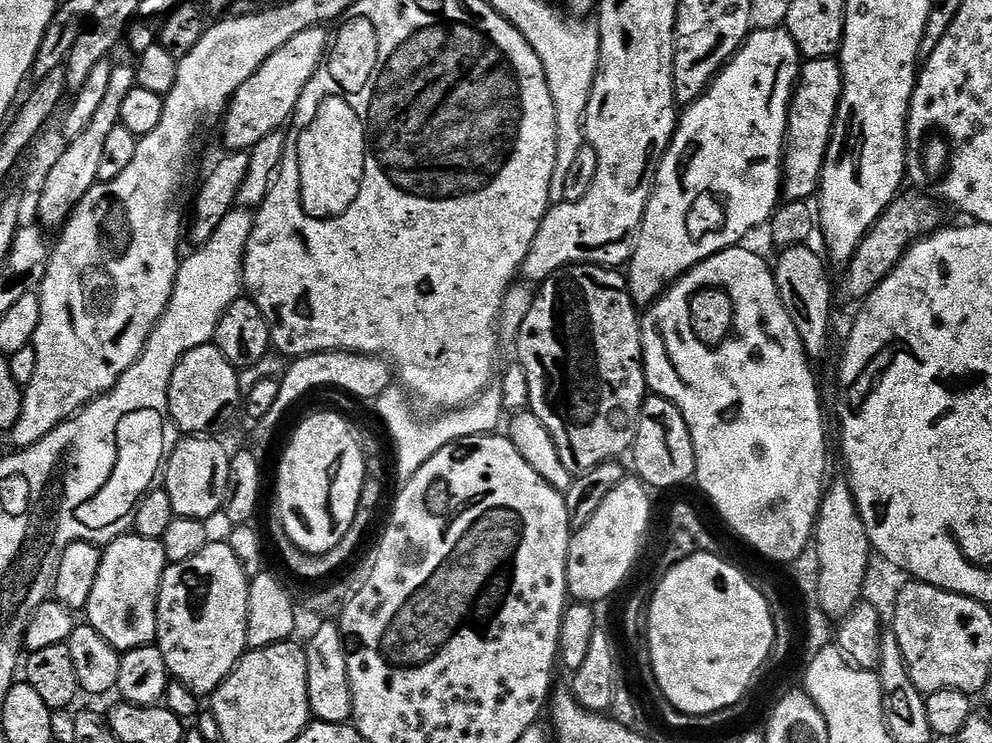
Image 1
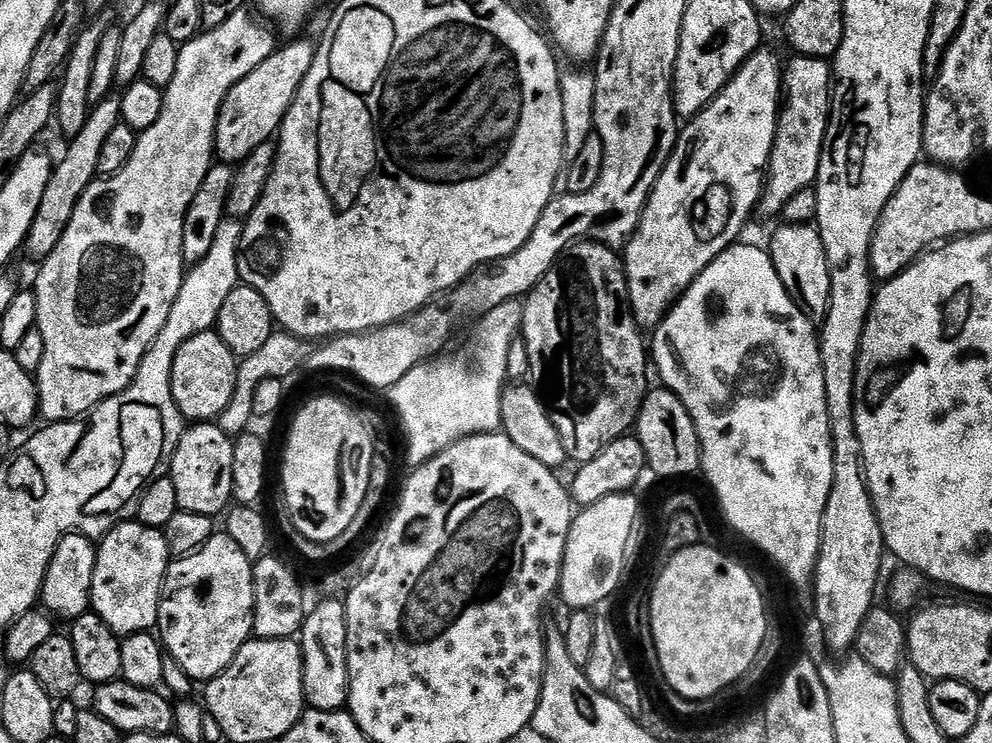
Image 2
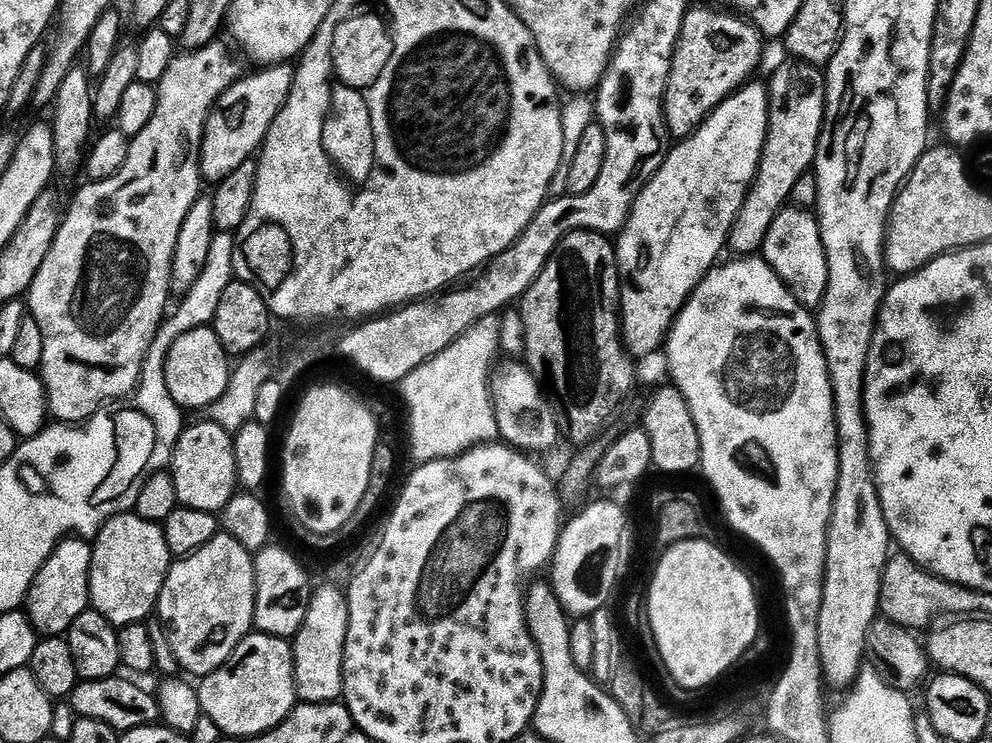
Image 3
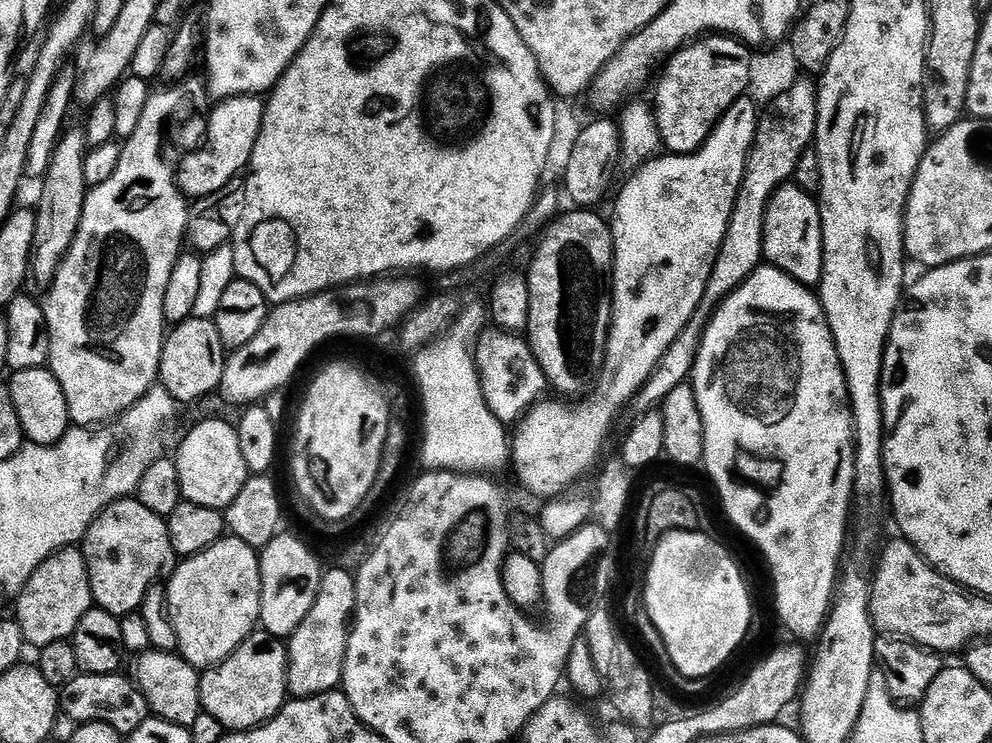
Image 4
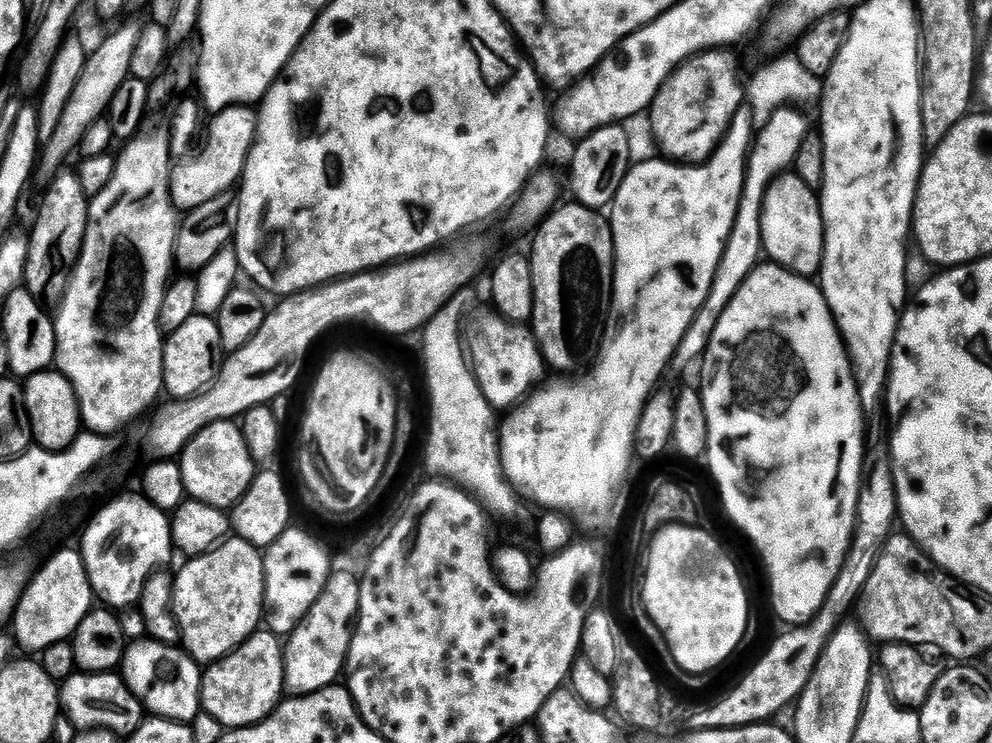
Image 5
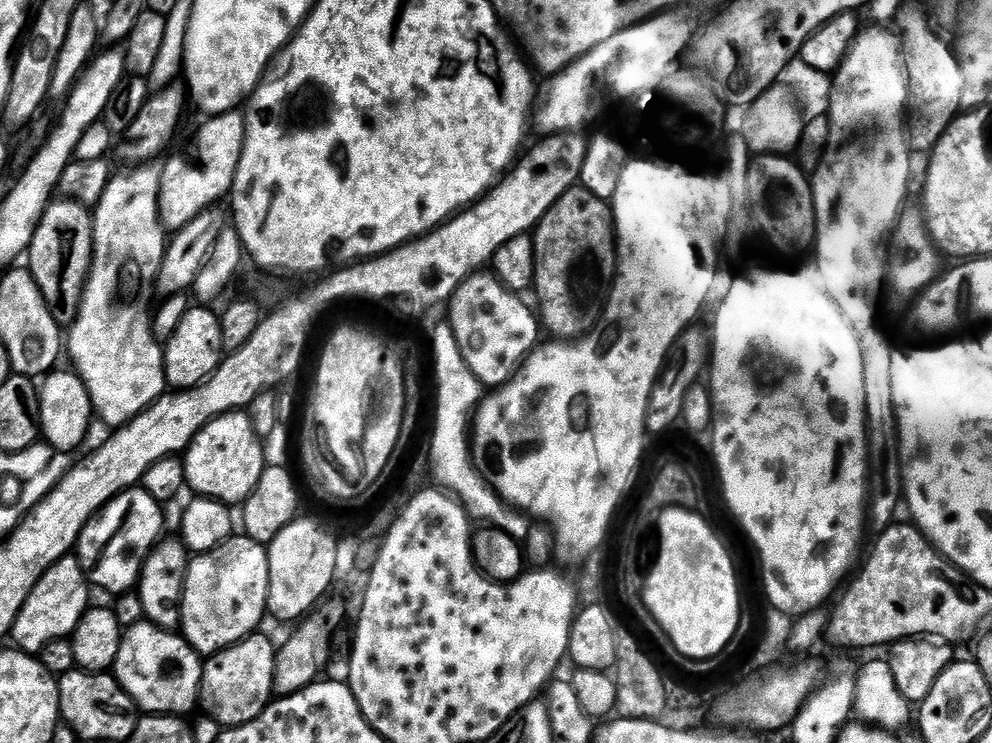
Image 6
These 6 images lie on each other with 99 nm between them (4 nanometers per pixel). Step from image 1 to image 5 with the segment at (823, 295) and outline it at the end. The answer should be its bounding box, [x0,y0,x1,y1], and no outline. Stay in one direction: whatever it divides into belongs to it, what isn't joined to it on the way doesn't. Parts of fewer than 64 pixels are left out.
[760,170,824,277]

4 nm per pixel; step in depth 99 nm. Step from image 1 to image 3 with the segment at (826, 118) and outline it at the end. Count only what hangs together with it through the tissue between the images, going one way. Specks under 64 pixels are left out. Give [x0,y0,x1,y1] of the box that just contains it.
[727,58,828,258]

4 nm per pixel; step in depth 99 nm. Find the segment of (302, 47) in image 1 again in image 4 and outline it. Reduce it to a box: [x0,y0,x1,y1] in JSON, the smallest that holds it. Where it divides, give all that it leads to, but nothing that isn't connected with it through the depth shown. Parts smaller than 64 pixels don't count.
[178,95,265,198]

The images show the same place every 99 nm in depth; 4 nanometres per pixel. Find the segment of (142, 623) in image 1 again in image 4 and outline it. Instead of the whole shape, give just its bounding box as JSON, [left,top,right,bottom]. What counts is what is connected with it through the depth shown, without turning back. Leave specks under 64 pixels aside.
[82,498,178,618]

